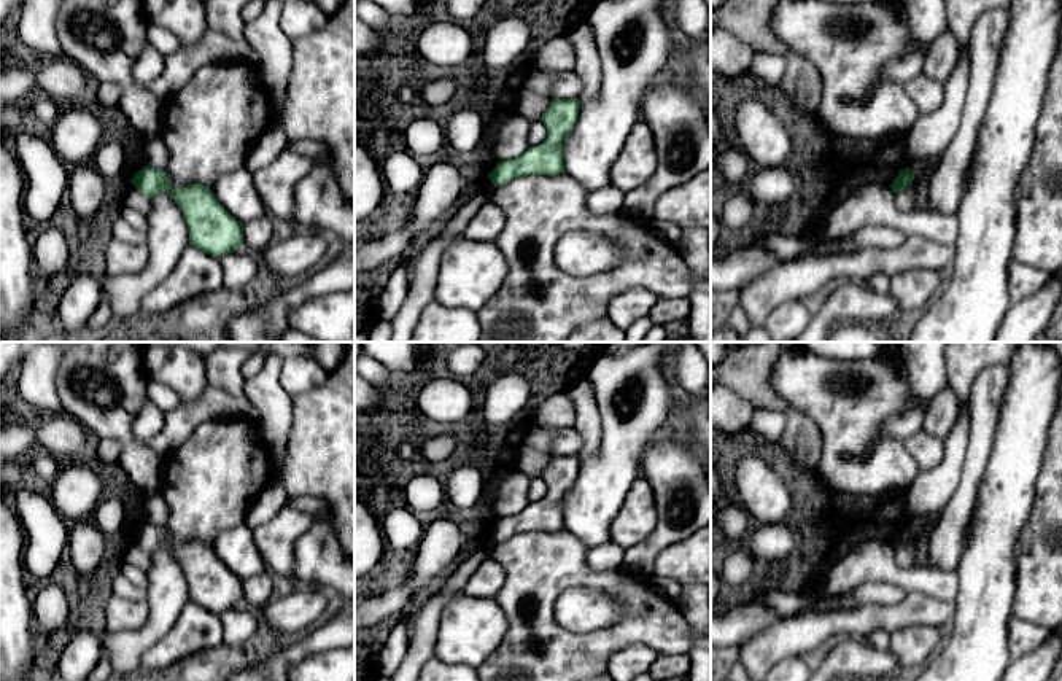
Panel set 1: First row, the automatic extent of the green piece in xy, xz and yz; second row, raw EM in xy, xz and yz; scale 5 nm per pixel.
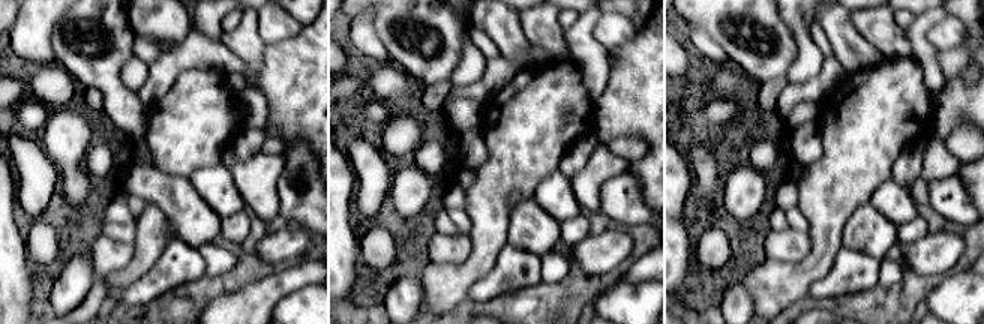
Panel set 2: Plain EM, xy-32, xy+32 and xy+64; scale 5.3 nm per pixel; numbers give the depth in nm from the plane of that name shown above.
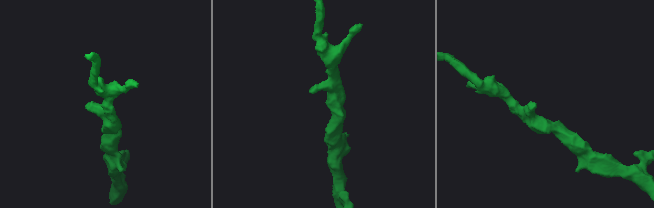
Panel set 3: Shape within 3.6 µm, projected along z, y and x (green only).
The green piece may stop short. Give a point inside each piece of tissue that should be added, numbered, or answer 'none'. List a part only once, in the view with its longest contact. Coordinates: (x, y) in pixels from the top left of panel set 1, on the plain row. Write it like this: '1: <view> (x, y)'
none

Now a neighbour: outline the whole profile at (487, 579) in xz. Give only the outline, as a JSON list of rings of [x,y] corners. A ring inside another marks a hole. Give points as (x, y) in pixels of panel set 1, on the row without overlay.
[[[486,560],[472,573],[464,586],[464,593],[494,598],[504,584],[504,570],[499,563]]]

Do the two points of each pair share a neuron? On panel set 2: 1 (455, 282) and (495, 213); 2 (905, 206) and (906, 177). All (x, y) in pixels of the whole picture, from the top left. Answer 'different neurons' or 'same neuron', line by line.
1: same neuron
2: different neurons

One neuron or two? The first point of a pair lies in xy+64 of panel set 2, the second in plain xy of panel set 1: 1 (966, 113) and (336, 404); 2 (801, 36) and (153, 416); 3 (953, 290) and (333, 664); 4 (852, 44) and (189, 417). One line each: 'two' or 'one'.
1: one
2: one
3: one
4: two

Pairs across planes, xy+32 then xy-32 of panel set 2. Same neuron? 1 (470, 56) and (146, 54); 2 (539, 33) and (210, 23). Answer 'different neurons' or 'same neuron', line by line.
1: different neurons
2: same neuron

